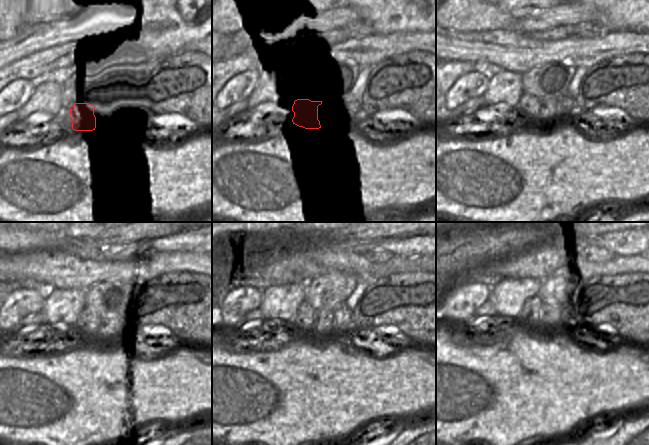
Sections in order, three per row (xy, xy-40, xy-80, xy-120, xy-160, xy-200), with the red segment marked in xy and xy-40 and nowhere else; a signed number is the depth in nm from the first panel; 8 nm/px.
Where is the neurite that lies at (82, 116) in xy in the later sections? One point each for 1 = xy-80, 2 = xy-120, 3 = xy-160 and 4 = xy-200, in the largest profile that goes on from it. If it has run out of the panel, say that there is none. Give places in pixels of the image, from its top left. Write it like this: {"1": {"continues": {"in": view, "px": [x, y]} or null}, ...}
{"1": {"continues": {"in": "xy-80", "px": [529, 108]}}, "2": {"continues": {"in": "xy-120", "px": [82, 330]}}, "3": {"continues": {"in": "xy-160", "px": [305, 316]}}, "4": {"continues": {"in": "xy-200", "px": [529, 318]}}}

